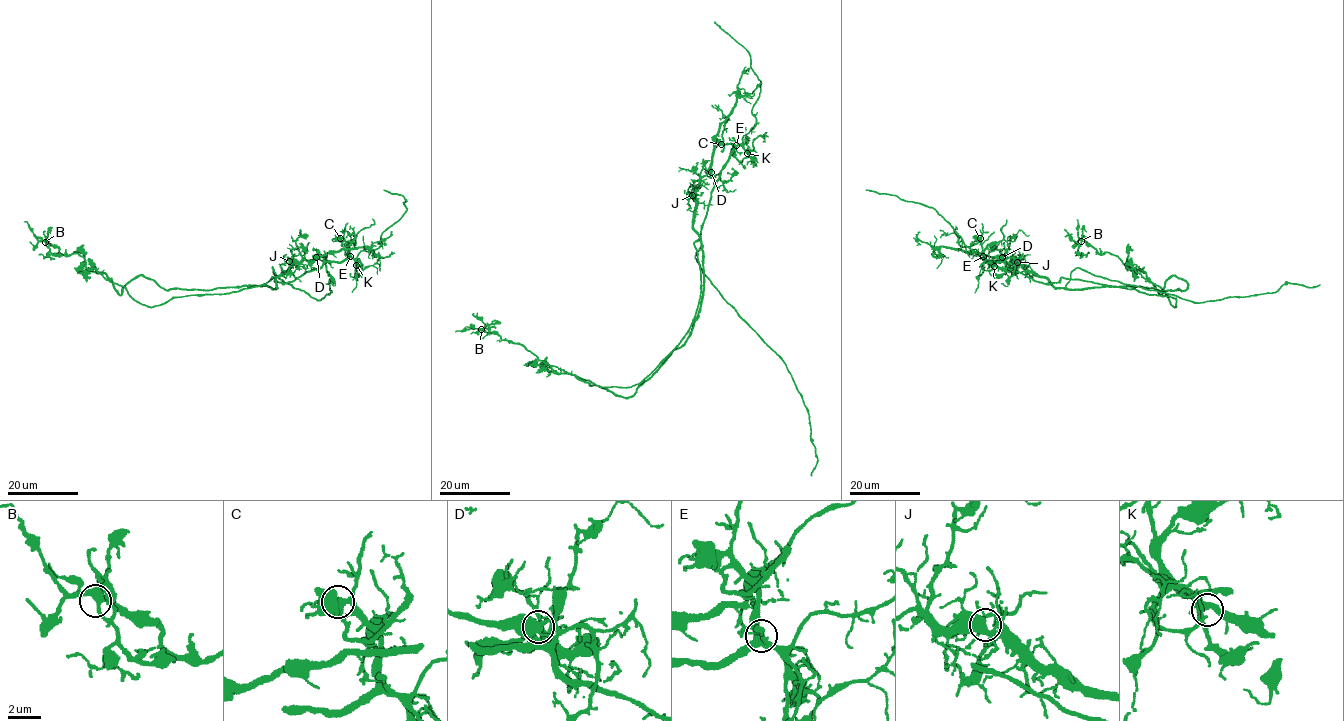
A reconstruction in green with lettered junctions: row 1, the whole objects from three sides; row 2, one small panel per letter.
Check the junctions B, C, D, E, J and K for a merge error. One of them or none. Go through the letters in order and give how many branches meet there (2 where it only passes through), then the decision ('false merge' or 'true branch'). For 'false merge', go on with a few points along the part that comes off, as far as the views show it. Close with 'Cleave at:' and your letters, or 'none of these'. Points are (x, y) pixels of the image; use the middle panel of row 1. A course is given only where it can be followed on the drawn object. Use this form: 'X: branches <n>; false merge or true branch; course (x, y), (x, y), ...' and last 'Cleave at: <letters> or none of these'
B: branches 5; true branch
C: branches 4; true branch
D: branches 6; false merge; course (711, 173), (720, 174), (694, 243), (701, 289), (694, 318), (638, 384), (600, 387), (494, 333), (455, 331)
E: branches 4; true branch
J: branches 7; true branch
K: branches 5; true branch
Cleave at: D

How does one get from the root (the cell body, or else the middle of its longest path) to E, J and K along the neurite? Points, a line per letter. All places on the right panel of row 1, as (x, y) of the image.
E: (1107, 285), (1063, 277), (1058, 282), (1040, 283), (1009, 270), (1003, 262), (988, 262), (983, 256)
J: (1107, 285), (1057, 288), (1017, 262)
K: (1107, 285), (1063, 277), (1058, 282), (1040, 283), (1009, 270), (1003, 262), (988, 262), (984, 259), (994, 266)

